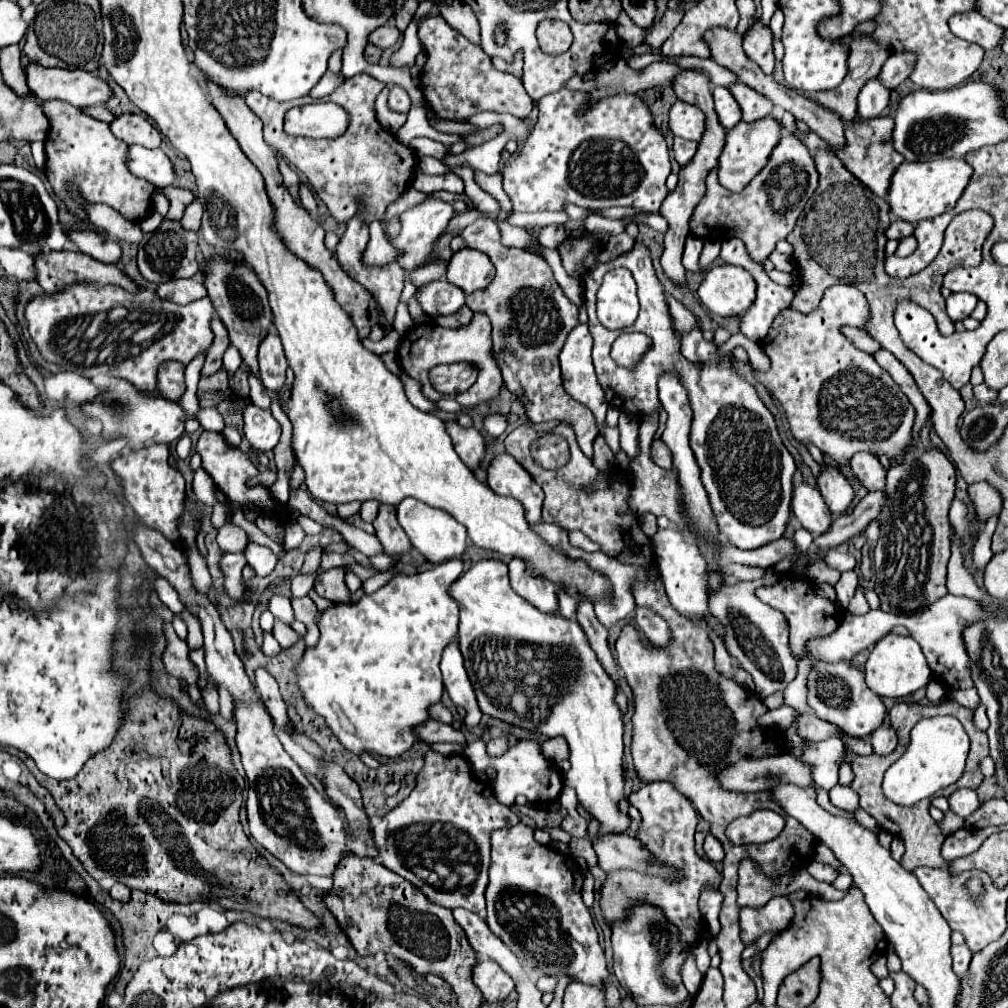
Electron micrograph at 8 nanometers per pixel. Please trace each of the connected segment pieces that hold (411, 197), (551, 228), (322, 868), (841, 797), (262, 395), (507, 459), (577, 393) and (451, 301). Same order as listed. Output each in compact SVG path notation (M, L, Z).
M408 187L394 203L389 205L385 214L385 219L388 220L394 216L400 215L407 210L407 208L415 206L415 204L419 204L419 202L422 202L424 199L424 193Z
M553 224L541 229L538 240L547 248L557 249L567 236L564 225Z
M135 526L135 536L133 536L135 544L139 546L145 562L157 572L161 574L179 594L179 600L183 602L185 610L191 612L193 616L199 618L201 622L201 630L203 630L203 638L205 638L205 662L207 662L207 674L209 678L219 686L219 688L227 688L233 696L235 702L235 720L237 720L237 748L241 752L241 760L243 760L243 768L247 772L249 778L249 798L247 798L247 818L249 818L249 828L251 828L251 836L265 846L275 858L279 858L289 870L297 872L297 874L321 874L321 876L331 876L333 868L341 862L341 858L345 858L349 854L349 842L347 842L347 834L345 834L345 826L343 820L339 818L339 810L327 800L323 798L313 784L307 780L307 776L301 772L301 768L293 762L293 758L283 750L281 742L277 740L275 732L273 732L273 720L269 718L269 712L265 710L265 706L261 704L261 698L257 696L253 684L249 682L245 670L243 670L243 662L241 658L235 654L233 648L233 640L231 634L227 632L225 624L219 618L217 608L211 604L209 596L203 592L197 592L193 578L191 578L191 570L185 558L185 552L177 546L173 546L173 542L169 542L161 532L157 530L149 530L145 526Z
M837 786L829 792L831 796L831 802L837 806L837 808L843 808L843 810L849 810L849 812L855 812L857 806L859 806L859 798L857 794L849 788L849 786Z
M249 372L249 384L251 384L251 394L249 394L249 398L251 398L251 402L253 404L257 404L257 406L263 406L263 408L269 408L269 396L267 396L267 390L265 390L265 386L261 384L261 380L257 378L257 376L253 376L251 372Z
M495 456L487 468L487 482L495 494L519 500L525 508L525 518L529 524L541 522L543 490L513 456Z
M579 324L567 338L563 350L561 350L561 376L563 376L563 388L567 390L567 394L571 398L575 398L577 402L583 402L587 408L591 408L591 412L595 414L595 424L599 430L599 436L603 434L601 430L605 428L605 412L607 412L607 402L603 398L603 390L595 378L595 368L591 362L591 348L593 348L593 338L589 334L589 326L587 324Z
M445 278L421 286L417 290L417 298L421 302L421 308L433 318L455 314L465 304L465 292L457 290L457 286L453 286Z

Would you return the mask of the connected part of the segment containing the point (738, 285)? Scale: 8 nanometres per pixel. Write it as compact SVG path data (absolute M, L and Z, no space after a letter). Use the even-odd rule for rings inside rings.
M713 266L699 286L699 298L713 314L739 316L755 302L753 276L739 266Z

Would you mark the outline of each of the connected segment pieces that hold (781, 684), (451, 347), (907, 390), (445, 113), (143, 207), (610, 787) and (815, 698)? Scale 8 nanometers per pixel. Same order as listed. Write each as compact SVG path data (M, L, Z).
M753 580L751 584L733 584L723 586L717 594L711 596L709 608L711 614L725 624L725 646L727 652L739 662L743 670L747 670L757 686L757 696L765 698L777 690L785 690L787 684L797 674L797 658L791 654L787 636L789 626L785 622L785 616L765 602L761 602L755 596L755 590L761 586L759 580Z
M475 312L475 318L471 320L469 326L461 326L461 328L441 328L437 324L421 324L421 326L413 326L401 340L401 346L397 350L399 354L399 360L403 364L403 370L421 382L421 392L425 398L437 402L441 398L449 398L449 396L443 396L439 394L437 390L431 388L431 382L427 378L427 372L437 366L437 364L453 364L453 362L467 362L467 364L473 364L477 366L477 382L461 392L461 394L455 394L453 400L457 400L461 406L477 406L493 396L499 394L499 388L503 384L503 378L501 378L501 370L493 358L493 352L491 352L491 324L489 324L489 318L481 312Z
M879 350L875 354L879 366L891 374L891 378L899 384L903 394L907 394L909 402L915 406L915 428L913 442L909 450L895 458L895 464L887 470L885 478L885 504L877 516L881 526L881 534L875 546L875 574L877 584L875 592L881 598L881 610L889 614L921 614L947 594L945 588L945 566L951 556L951 524L947 518L949 504L955 496L955 468L947 460L947 456L931 446L929 450L921 446L921 430L929 420L931 406L921 396L913 376L909 370L887 350Z
M429 16L419 22L419 40L427 50L427 64L421 70L421 90L425 102L437 116L457 122L463 122L477 112L513 114L517 118L529 116L533 100L525 92L521 78L499 72L481 46L469 42L463 34L457 34L441 16Z
M45 100L41 104L43 114L49 118L49 134L45 140L45 176L59 200L65 202L67 210L79 218L81 224L89 226L91 220L85 208L67 194L67 184L75 184L79 188L79 196L91 204L109 204L117 210L125 220L139 222L151 214L151 194L155 184L137 178L127 168L127 144L117 140L109 130L107 122L95 120L85 114L81 108L61 102L61 100Z
M479 560L477 564L473 564L453 586L451 586L451 596L457 600L460 614L458 624L458 640L459 648L463 658L465 658L465 668L469 674L469 680L473 684L479 708L483 714L489 714L493 718L505 720L509 724L539 732L543 736L565 736L571 748L571 764L573 768L569 768L569 772L565 774L565 784L573 786L579 798L579 804L599 822L599 836L607 836L607 834L623 834L629 830L629 816L619 812L619 802L627 798L625 794L625 778L623 778L623 722L621 722L621 708L615 704L615 684L609 678L609 674L603 670L603 666L597 660L597 654L593 654L593 648L589 646L587 636L583 634L579 622L575 618L561 618L559 614L543 614L539 612L533 604L527 604L517 592L513 592L511 584L509 584L509 576L507 576L507 564L503 560Z
M817 664L807 680L809 696L807 704L811 706L813 714L821 720L827 720L847 734L855 738L865 738L875 732L885 718L885 704L883 700L873 694L863 678L863 672L851 664Z

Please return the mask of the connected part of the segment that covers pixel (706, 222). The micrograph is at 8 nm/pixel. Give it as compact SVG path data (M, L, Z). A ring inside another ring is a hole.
M783 136L763 172L757 174L739 194L733 194L719 184L717 168L709 172L707 194L691 216L689 232L697 238L719 242L735 236L745 242L747 252L755 262L764 262L775 250L777 242L787 238L787 234L793 230L815 188L817 170L807 146L795 136Z

